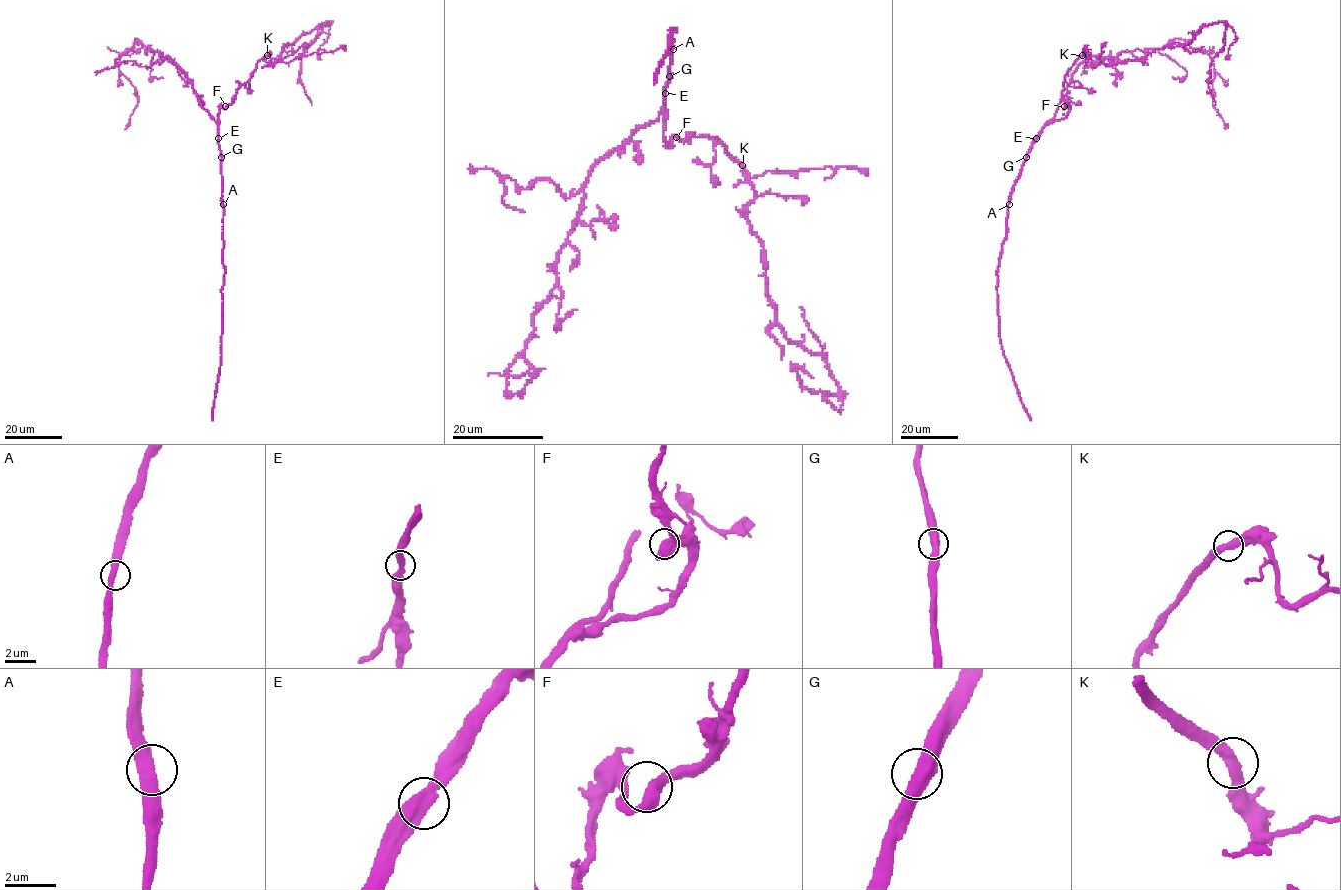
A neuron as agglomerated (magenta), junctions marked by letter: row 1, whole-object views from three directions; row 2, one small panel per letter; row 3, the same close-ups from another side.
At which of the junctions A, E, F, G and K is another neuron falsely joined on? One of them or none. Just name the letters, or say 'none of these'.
none of these

